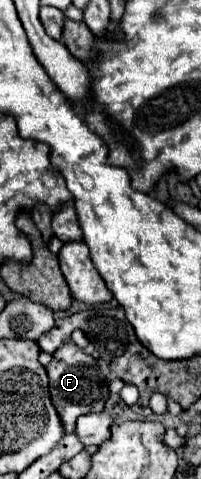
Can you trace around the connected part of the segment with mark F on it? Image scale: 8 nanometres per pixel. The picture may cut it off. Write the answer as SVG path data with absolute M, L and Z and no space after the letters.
M73 342L63 344L59 350L55 350L53 360L45 366L49 374L49 394L51 402L63 422L65 432L75 430L75 420L81 414L101 412L105 408L105 402L109 398L107 380L101 376L97 360L93 360L89 354L85 354L81 348L77 348Z

